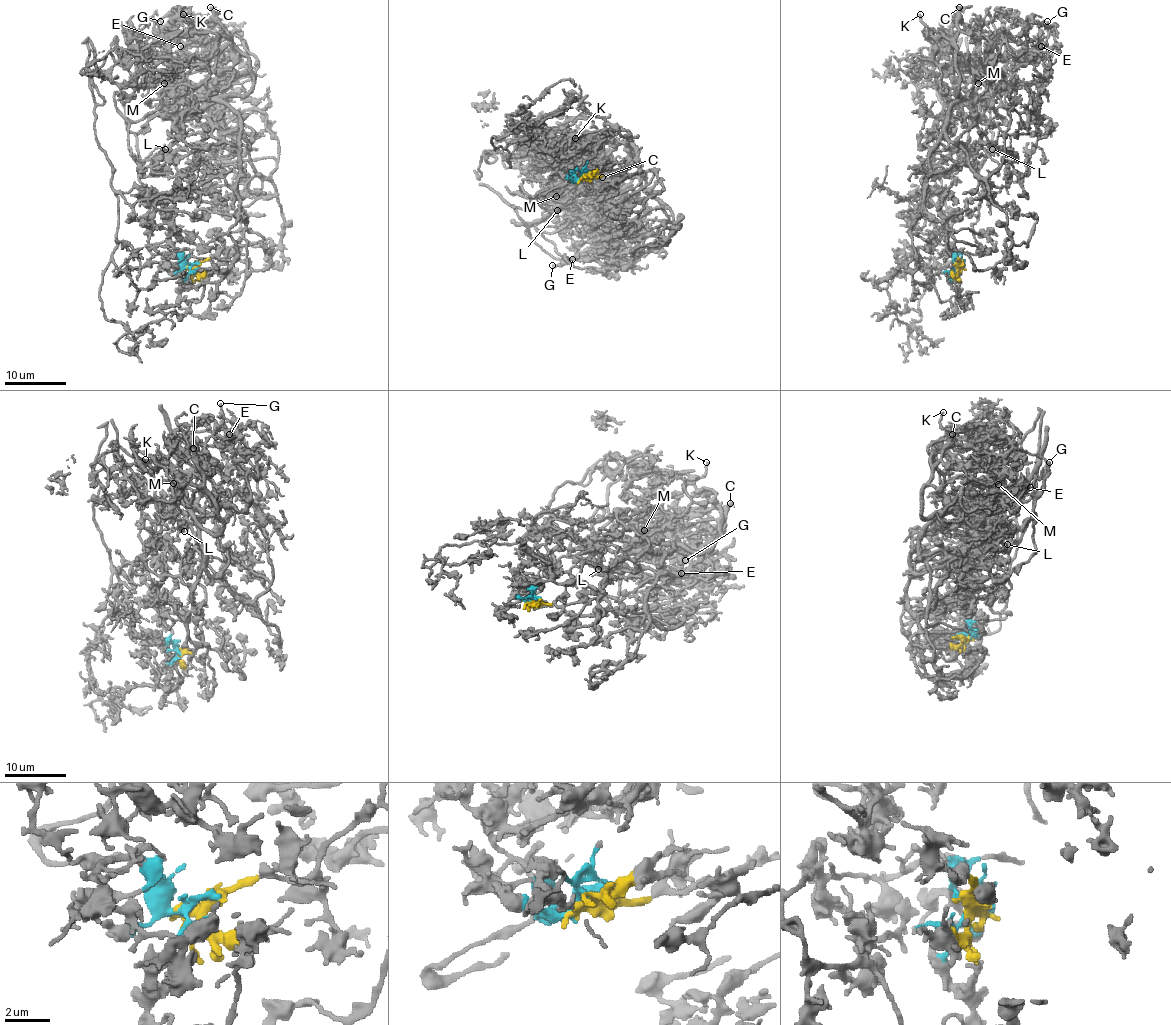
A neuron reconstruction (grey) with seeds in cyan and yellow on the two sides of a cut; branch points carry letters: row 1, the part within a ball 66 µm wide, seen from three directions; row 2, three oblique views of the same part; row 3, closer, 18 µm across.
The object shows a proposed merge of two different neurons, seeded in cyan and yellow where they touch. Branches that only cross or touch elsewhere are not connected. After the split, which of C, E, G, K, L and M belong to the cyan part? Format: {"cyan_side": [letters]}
{"cyan_side": ["E", "G", "L", "M"]}

